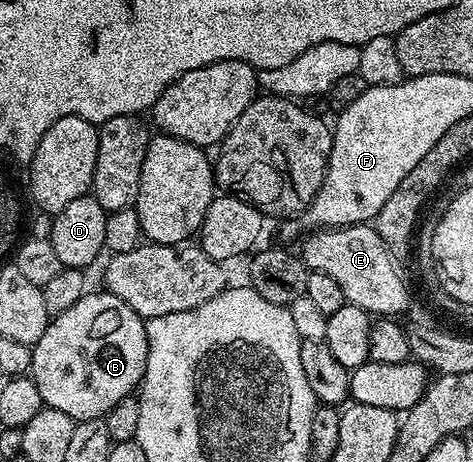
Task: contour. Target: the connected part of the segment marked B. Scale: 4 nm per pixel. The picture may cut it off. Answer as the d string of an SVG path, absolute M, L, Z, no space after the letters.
M105 291L87 292L86 296L80 299L80 303L75 303L73 307L68 307L68 311L64 311L59 317L50 317L49 325L40 336L38 342L32 346L32 363L30 364L29 376L33 378L43 406L47 409L55 409L56 411L64 411L64 415L68 415L75 421L97 421L105 418L108 411L112 411L112 407L116 407L116 403L120 403L120 399L131 396L141 386L142 376L146 370L148 363L148 339L146 338L146 321L139 317L136 311L132 311L132 307L128 307L128 303L124 303L124 299L120 299L116 295Z

